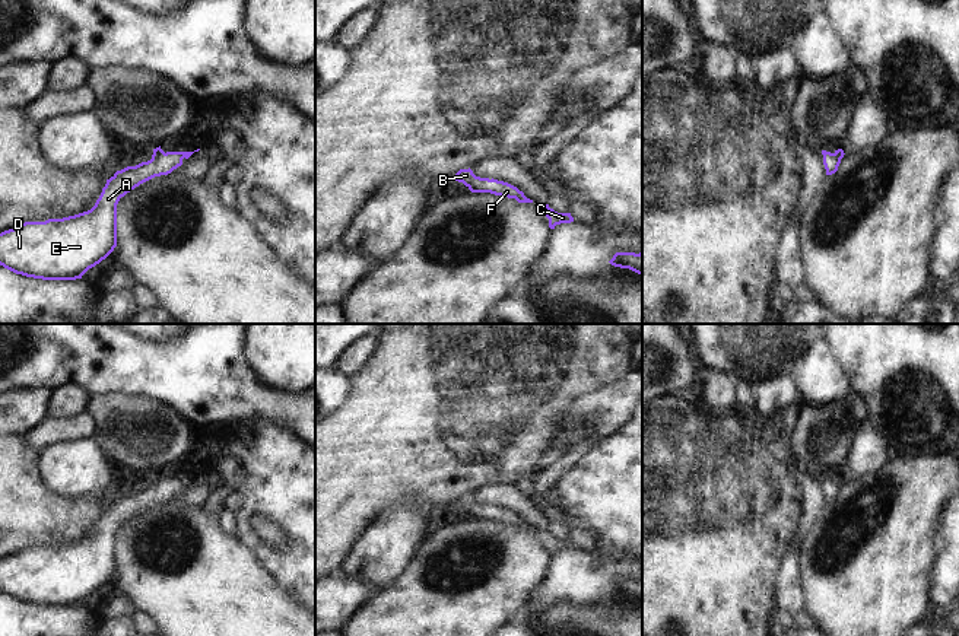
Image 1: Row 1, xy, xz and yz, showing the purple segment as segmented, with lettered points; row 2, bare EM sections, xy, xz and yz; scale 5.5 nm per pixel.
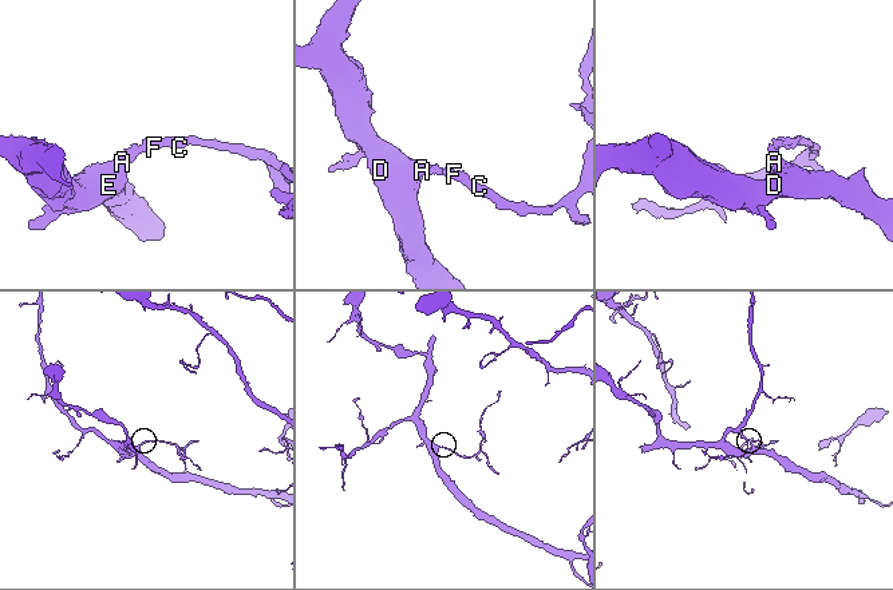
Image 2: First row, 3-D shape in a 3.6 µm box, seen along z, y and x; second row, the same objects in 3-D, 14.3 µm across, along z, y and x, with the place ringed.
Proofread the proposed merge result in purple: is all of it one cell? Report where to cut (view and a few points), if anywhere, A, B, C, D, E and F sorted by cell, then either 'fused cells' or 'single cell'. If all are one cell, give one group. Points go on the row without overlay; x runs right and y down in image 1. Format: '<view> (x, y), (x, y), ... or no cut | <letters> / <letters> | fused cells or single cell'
no cut | A B C D E F | single cell

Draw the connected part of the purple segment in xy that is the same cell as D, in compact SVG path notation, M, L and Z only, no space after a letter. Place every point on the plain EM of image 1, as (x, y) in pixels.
M153 476L152 486L117 497L95 532L83 540L25 548L0 560L0 592L26 604L76 607L117 573L117 531L140 511L168 502L194 478Z

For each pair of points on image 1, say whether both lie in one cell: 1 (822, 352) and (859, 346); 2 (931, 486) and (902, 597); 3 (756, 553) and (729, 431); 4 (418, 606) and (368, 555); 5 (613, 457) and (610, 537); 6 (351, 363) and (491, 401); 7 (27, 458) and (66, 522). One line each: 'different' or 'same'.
1: different
2: same
3: same
4: different
5: same
6: different
7: same

